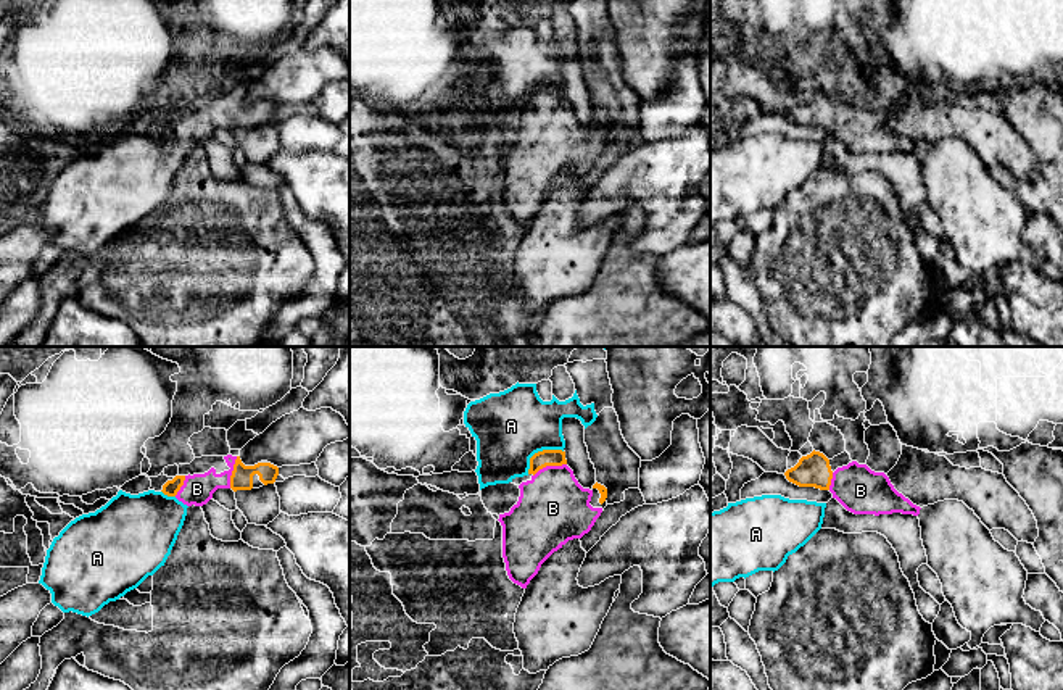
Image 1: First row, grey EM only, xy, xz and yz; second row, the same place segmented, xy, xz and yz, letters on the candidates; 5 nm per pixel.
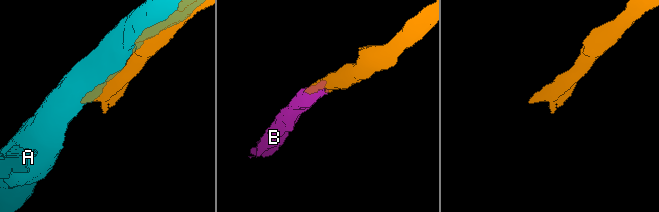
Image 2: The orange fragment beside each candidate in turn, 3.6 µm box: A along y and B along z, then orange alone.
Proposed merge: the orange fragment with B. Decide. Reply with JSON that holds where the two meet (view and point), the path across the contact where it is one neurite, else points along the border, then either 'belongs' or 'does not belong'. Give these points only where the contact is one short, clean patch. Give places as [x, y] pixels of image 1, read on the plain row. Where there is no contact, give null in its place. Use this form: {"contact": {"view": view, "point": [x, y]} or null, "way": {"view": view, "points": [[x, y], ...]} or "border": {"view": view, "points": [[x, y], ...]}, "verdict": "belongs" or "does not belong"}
{"contact": {"view": "xz", "point": [550, 103]}, "way": {"view": "xz", "points": [[540, 99], [550, 103], [553, 147]]}, "verdict": "belongs"}

